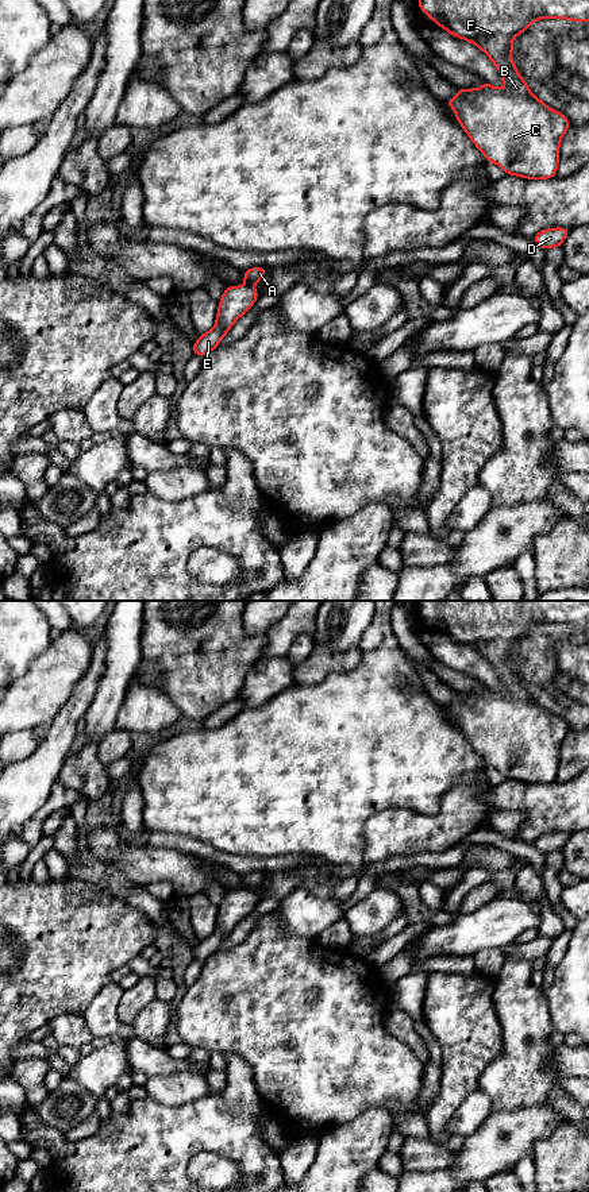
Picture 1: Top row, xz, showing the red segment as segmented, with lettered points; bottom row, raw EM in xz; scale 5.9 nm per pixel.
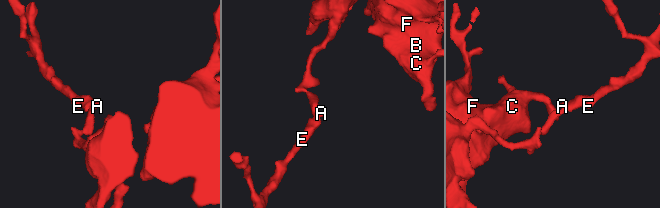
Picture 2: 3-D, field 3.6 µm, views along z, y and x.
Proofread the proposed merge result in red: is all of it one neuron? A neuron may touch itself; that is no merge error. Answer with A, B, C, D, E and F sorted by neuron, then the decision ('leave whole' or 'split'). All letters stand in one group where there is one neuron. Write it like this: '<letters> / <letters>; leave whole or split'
A B C D F / E; split

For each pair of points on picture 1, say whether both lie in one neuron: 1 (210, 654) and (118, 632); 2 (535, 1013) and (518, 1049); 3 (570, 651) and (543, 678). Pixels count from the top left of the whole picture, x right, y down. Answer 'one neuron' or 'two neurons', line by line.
1: two neurons
2: one neuron
3: two neurons

